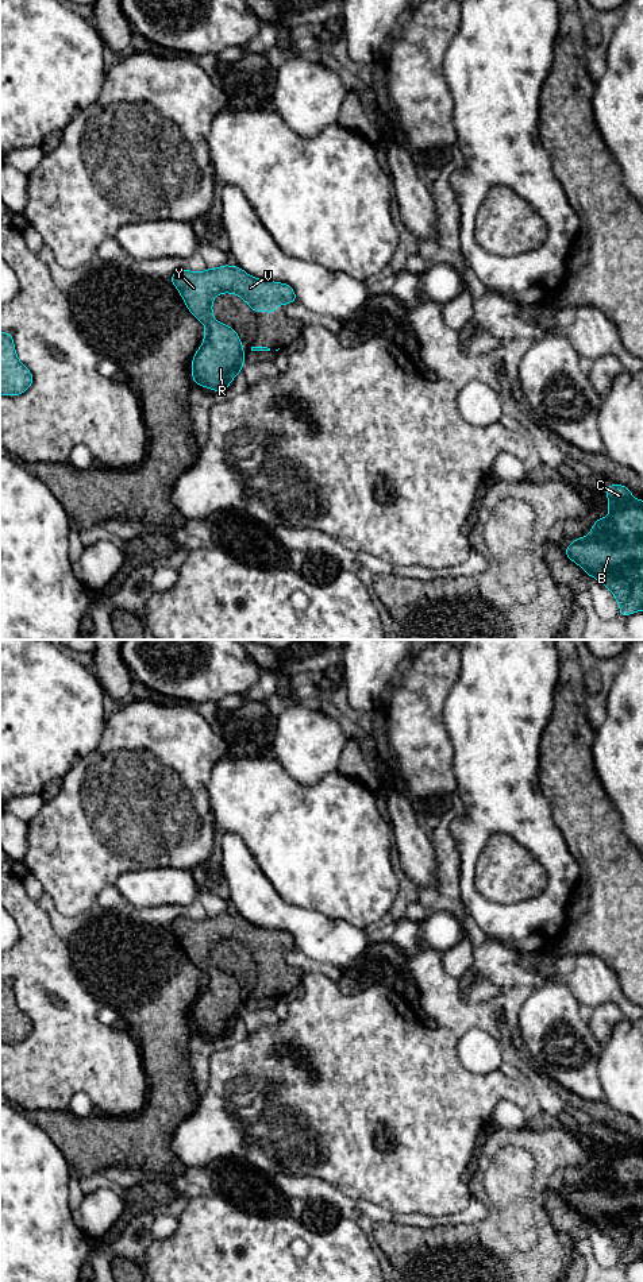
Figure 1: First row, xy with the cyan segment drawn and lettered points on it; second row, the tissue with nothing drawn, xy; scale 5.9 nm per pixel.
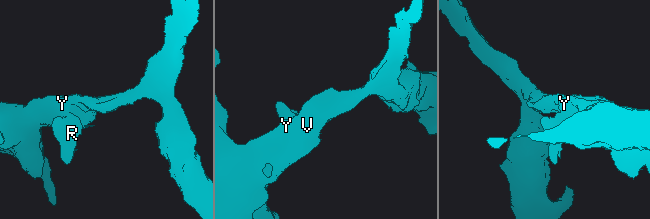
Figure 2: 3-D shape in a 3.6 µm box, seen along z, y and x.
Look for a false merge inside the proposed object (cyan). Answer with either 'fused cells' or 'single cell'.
single cell

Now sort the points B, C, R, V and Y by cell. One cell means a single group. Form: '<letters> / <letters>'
B C R V Y

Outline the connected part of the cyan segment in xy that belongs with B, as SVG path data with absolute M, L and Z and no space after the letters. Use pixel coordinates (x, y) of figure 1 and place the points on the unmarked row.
M619 1131L607 1135L609 1163L597 1166L588 1183L574 1186L563 1197L566 1204L608 1235L627 1264L643 1258L643 1147L635 1147L629 1136Z

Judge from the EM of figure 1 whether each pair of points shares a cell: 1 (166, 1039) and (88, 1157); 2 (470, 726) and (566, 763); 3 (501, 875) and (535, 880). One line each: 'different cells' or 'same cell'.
1: same cell
2: different cells
3: same cell

